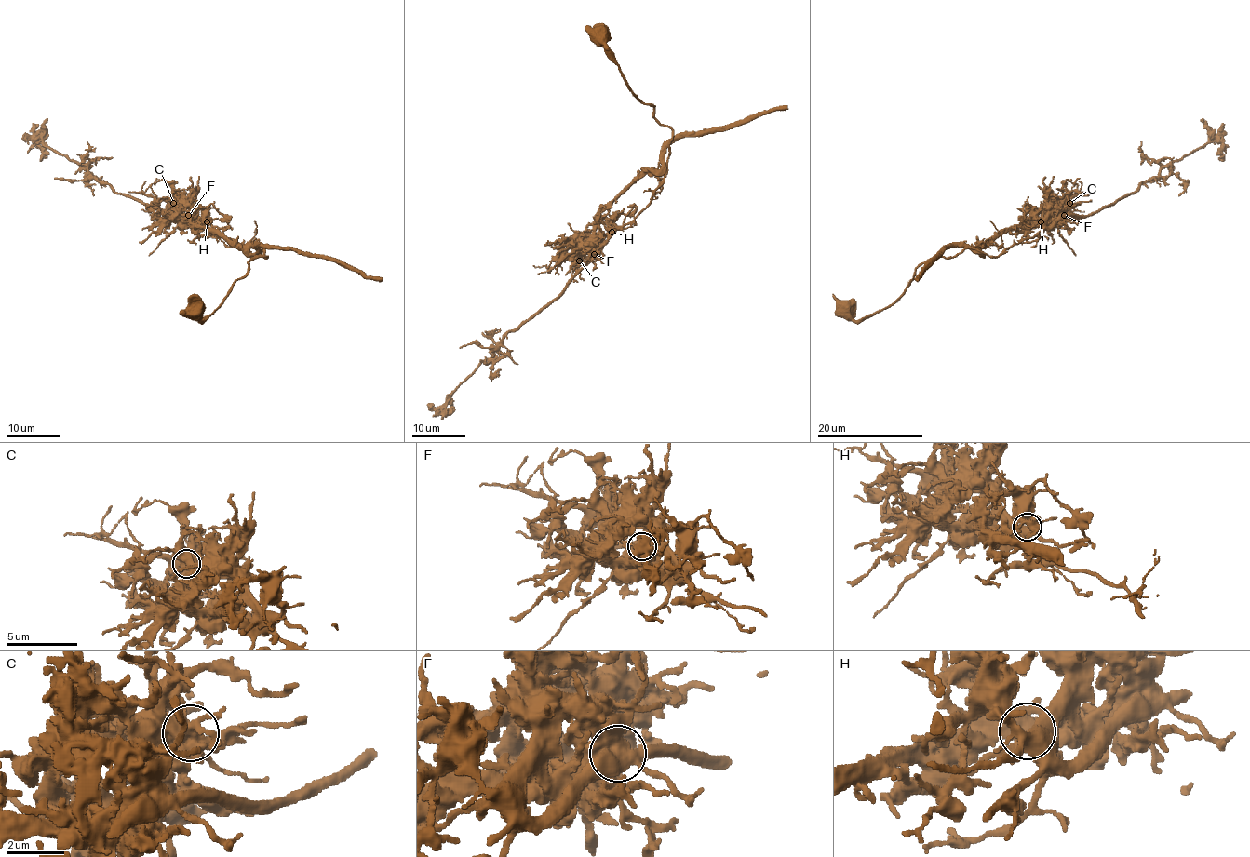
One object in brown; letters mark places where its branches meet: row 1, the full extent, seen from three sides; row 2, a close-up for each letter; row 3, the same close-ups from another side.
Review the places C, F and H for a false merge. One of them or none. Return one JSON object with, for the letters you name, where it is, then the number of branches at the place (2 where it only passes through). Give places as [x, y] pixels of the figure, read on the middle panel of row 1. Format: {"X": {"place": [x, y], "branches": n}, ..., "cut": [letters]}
{"F": {"place": [594, 254], "branches": 5}, "cut": ["F"]}

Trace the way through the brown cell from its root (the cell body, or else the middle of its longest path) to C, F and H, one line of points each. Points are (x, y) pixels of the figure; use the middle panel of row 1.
C: (603, 38), (628, 87), (671, 129), (671, 141), (666, 160), (637, 176), (600, 213), (595, 245), (579, 261)
F: (603, 38), (628, 87), (671, 129), (671, 141), (653, 199), (594, 254)
H: (603, 38), (628, 87), (653, 105), (655, 119), (671, 129), (669, 155), (660, 164), (653, 199), (611, 232)

